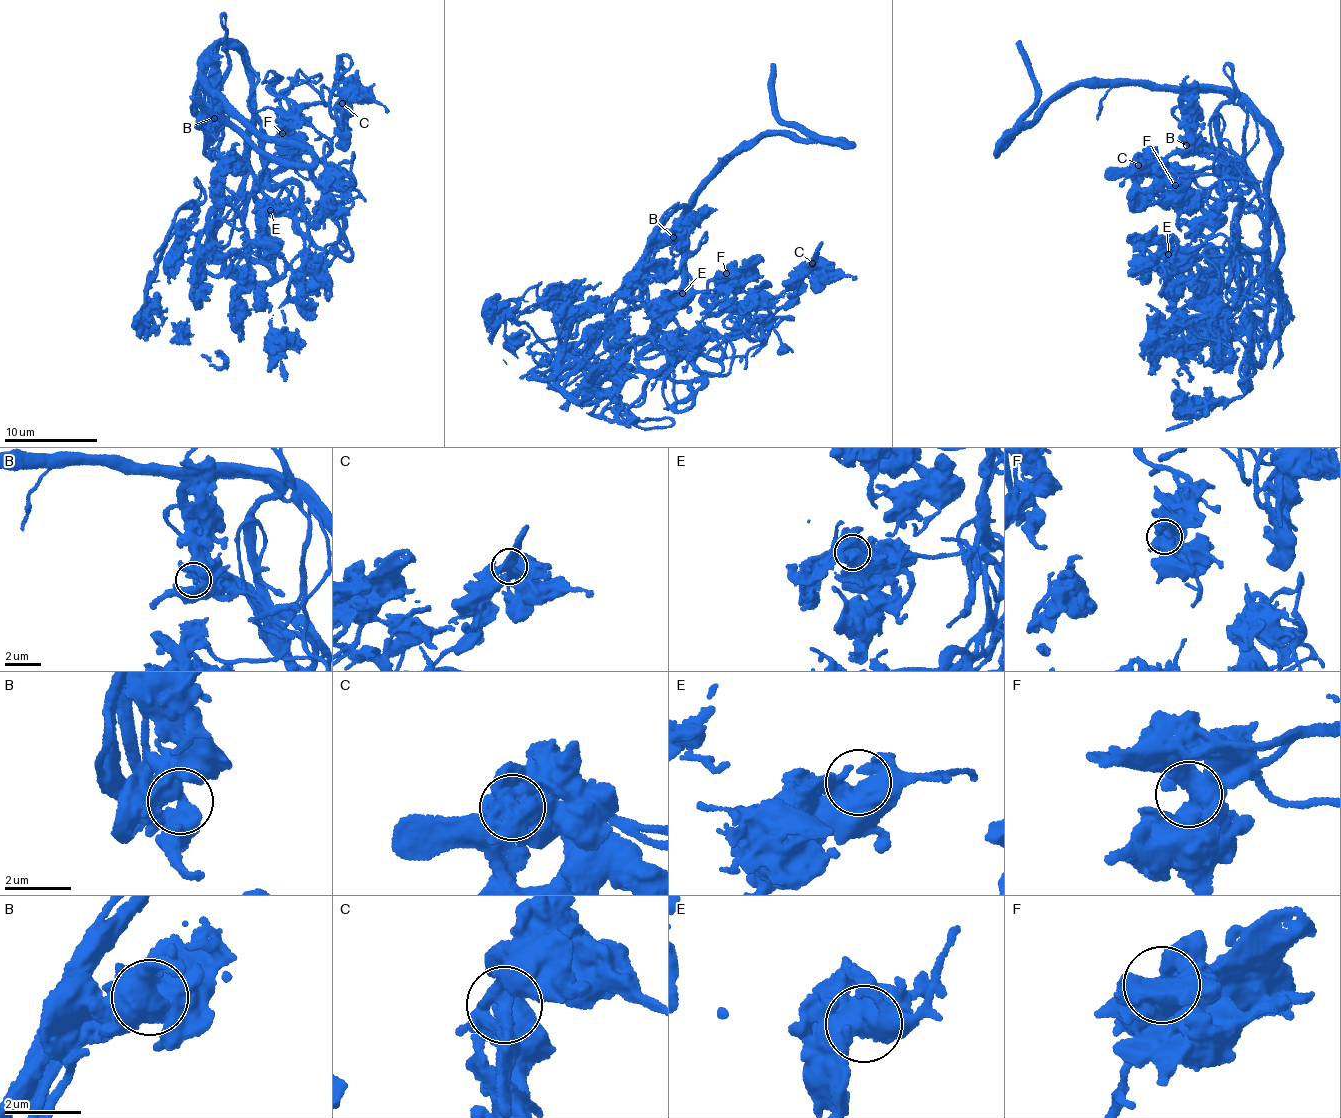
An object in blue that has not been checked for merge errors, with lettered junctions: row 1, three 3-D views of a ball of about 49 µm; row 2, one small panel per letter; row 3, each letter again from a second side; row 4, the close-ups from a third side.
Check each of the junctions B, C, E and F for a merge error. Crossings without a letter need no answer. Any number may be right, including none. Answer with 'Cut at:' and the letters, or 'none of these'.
Cut at: none of these

